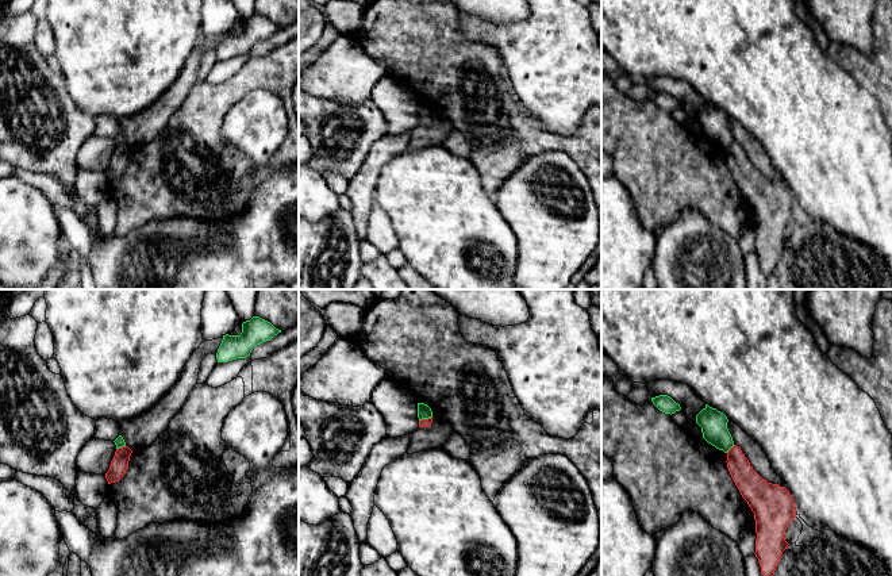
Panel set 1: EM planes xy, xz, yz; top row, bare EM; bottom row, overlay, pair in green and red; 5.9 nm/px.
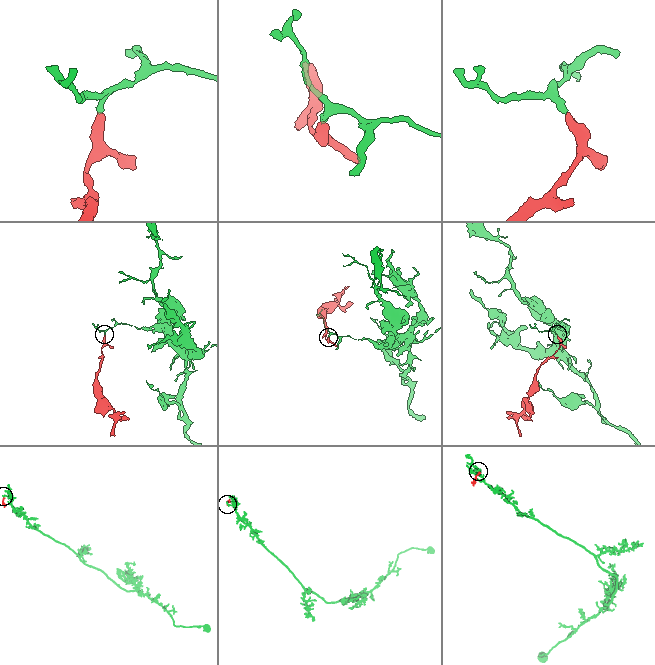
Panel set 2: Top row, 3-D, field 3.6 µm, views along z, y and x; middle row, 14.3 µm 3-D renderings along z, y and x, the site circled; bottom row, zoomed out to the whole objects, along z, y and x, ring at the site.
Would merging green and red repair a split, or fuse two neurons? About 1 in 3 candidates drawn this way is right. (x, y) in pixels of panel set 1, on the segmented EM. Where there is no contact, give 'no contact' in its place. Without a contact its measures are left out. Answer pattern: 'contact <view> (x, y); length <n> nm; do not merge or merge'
contact yz (730, 448); length 70 nm; do not merge

